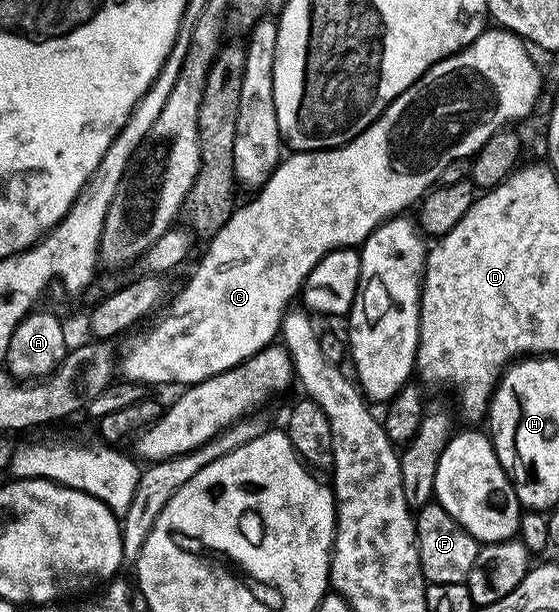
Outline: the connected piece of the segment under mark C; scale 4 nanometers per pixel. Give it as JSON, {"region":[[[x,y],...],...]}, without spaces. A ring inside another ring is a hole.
{"region":[[[488,28],[483,34],[479,34],[465,50],[459,50],[456,54],[451,54],[449,58],[444,58],[440,62],[434,63],[422,77],[406,92],[399,94],[388,107],[373,120],[365,130],[354,140],[350,140],[345,146],[336,146],[332,150],[301,150],[289,153],[276,165],[276,170],[263,186],[255,191],[256,198],[252,198],[248,203],[237,205],[233,210],[230,220],[222,224],[222,228],[217,234],[211,235],[208,251],[200,258],[200,263],[196,266],[196,271],[192,274],[192,279],[181,288],[176,299],[172,303],[167,303],[168,311],[149,328],[145,334],[140,334],[137,338],[129,337],[128,343],[124,346],[124,355],[119,355],[118,370],[127,381],[147,384],[149,387],[156,386],[159,382],[181,382],[181,387],[187,388],[195,383],[204,382],[210,376],[221,374],[227,370],[233,370],[238,364],[242,364],[250,356],[254,356],[259,350],[266,346],[273,345],[274,339],[280,333],[280,323],[283,321],[286,311],[289,309],[292,297],[301,293],[304,282],[308,279],[308,273],[315,268],[318,260],[322,260],[331,250],[342,250],[345,248],[356,248],[364,243],[373,232],[379,228],[380,223],[387,222],[389,218],[403,215],[408,205],[419,203],[420,199],[440,182],[442,172],[446,164],[454,164],[454,160],[459,158],[471,159],[473,154],[494,136],[494,132],[511,127],[512,122],[519,118],[524,118],[536,106],[536,101],[540,98],[540,70],[536,67],[536,62],[532,59],[533,51],[529,49],[523,38],[519,38],[511,30],[503,28]]]}

